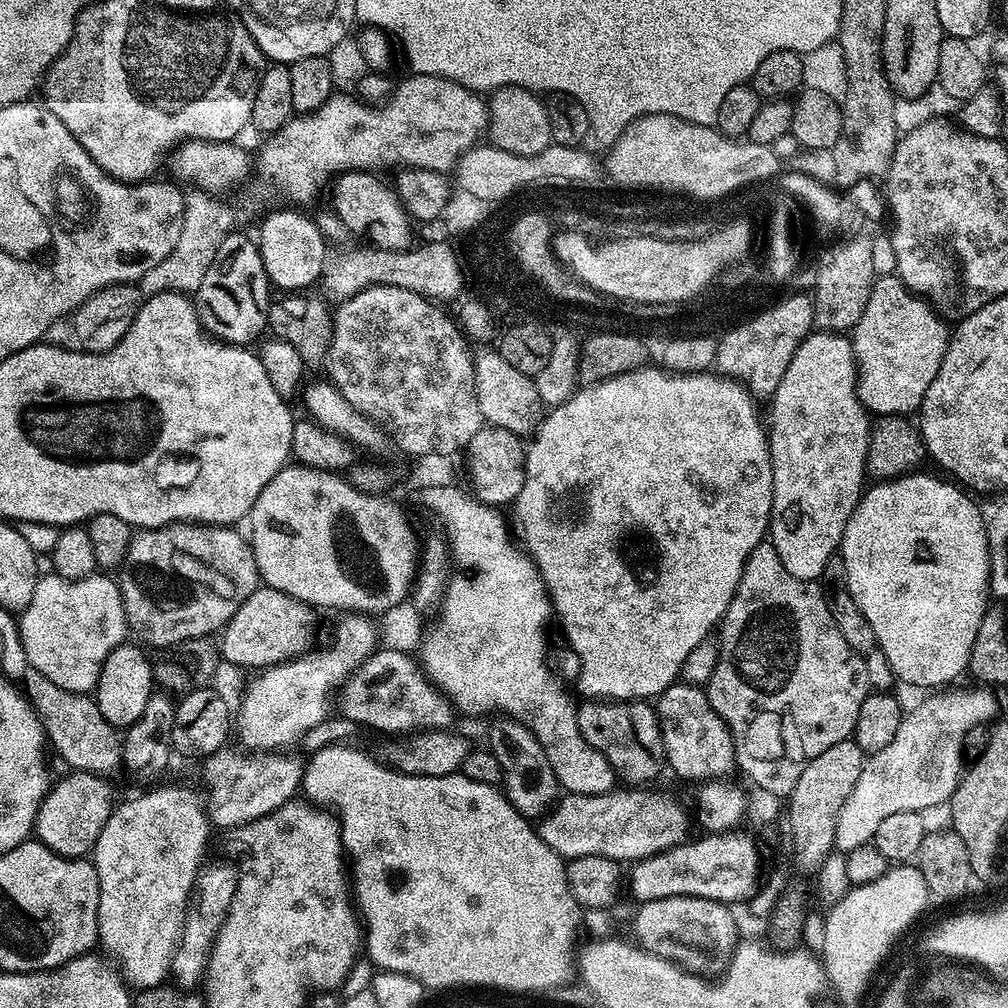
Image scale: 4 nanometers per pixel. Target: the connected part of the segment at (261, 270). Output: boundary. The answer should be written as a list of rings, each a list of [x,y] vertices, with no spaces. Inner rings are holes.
[[[237,230],[231,231],[218,246],[213,264],[194,293],[196,312],[205,333],[226,345],[251,345],[250,342],[267,329],[268,288],[270,281],[259,245]]]

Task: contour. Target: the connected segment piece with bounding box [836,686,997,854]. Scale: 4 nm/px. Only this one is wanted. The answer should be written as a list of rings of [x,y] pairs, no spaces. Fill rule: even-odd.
[[[952,686],[947,690],[936,690],[928,696],[920,705],[917,706],[913,712],[909,711],[905,715],[904,719],[901,720],[898,726],[898,734],[894,734],[894,738],[890,741],[890,746],[886,746],[882,750],[871,753],[865,759],[864,769],[862,774],[858,774],[858,782],[854,786],[854,790],[850,790],[850,798],[846,798],[846,806],[842,806],[840,811],[840,817],[838,818],[838,826],[836,827],[836,848],[841,851],[841,853],[848,853],[850,850],[854,850],[858,846],[867,844],[871,842],[874,838],[874,830],[878,830],[878,825],[885,819],[890,818],[890,814],[898,814],[902,810],[910,810],[911,812],[922,812],[927,813],[928,808],[936,808],[939,804],[947,805],[951,801],[954,790],[960,785],[960,778],[962,775],[962,769],[965,767],[964,764],[964,739],[975,730],[979,724],[984,724],[987,720],[995,721],[996,716],[996,696],[991,687],[988,686],[975,686],[976,688],[956,688],[960,686]]]

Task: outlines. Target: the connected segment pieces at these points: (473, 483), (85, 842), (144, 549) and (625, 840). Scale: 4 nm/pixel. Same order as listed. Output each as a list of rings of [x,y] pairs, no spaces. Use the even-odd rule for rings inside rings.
[[[489,424],[480,428],[464,451],[469,491],[477,500],[496,507],[513,503],[525,482],[527,449],[523,439],[500,426]]]
[[[95,772],[67,773],[60,781],[53,783],[40,803],[34,825],[35,835],[40,843],[45,844],[60,856],[84,858],[95,849],[102,834],[102,826],[110,818],[114,807],[112,788],[103,775]]]
[[[177,522],[167,524],[165,528],[140,530],[133,535],[132,541],[124,554],[124,563],[118,569],[118,583],[120,593],[124,599],[124,613],[128,619],[128,627],[133,633],[137,632],[145,640],[145,642],[143,641],[145,645],[153,644],[154,647],[160,648],[159,650],[167,650],[190,638],[212,636],[219,633],[224,625],[228,623],[229,618],[236,613],[238,606],[242,606],[242,602],[246,602],[246,598],[258,587],[258,573],[254,562],[254,554],[252,553],[252,545],[245,537],[243,540],[235,532],[236,530],[232,526],[213,526],[199,522]]]
[[[625,788],[626,790],[613,789],[601,795],[563,795],[555,807],[540,822],[538,831],[543,841],[551,849],[559,853],[566,860],[578,857],[608,857],[630,864],[656,856],[674,845],[687,841],[690,820],[683,806],[668,794],[652,792],[650,788]]]

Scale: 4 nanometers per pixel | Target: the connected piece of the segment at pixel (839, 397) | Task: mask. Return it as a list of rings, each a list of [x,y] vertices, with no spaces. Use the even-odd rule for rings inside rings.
[[[835,330],[813,331],[794,350],[770,404],[770,543],[794,578],[819,581],[827,573],[830,558],[837,555],[846,522],[865,487],[870,416],[856,394],[851,339]]]

